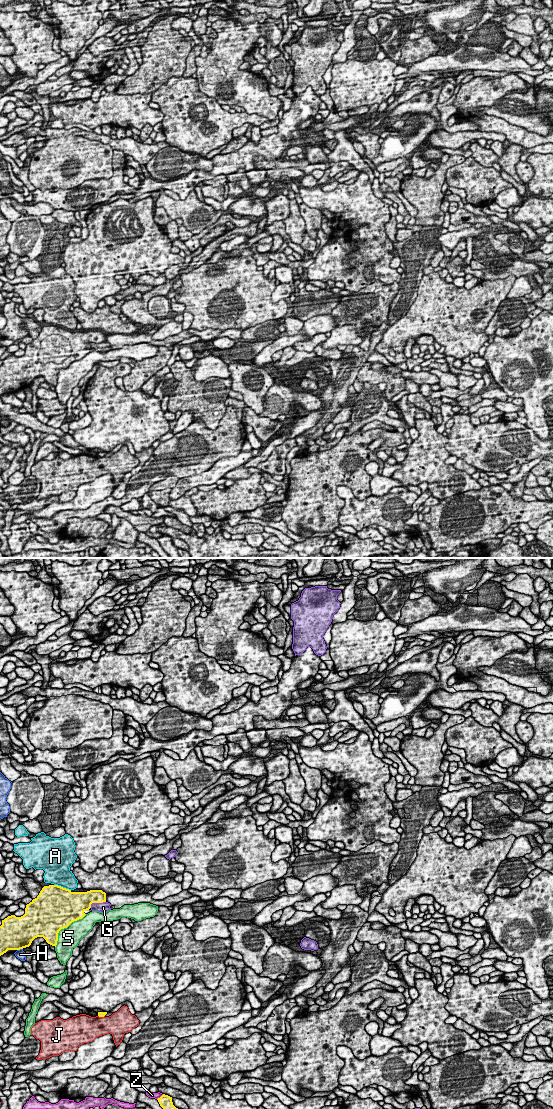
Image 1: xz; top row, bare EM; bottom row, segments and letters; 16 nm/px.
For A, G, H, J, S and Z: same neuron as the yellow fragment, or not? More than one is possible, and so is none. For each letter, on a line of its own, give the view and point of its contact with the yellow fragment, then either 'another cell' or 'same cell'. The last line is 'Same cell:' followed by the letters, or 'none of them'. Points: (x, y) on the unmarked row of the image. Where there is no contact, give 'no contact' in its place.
A: contact xz (62, 327); another cell
G: contact xz (96, 342); another cell
H: contact xz (19, 389); another cell
J: contact xz (101, 456); another cell
S: contact xz (64, 367); another cell
Z: contact xz (161, 536); another cell
Same cell: none of them

